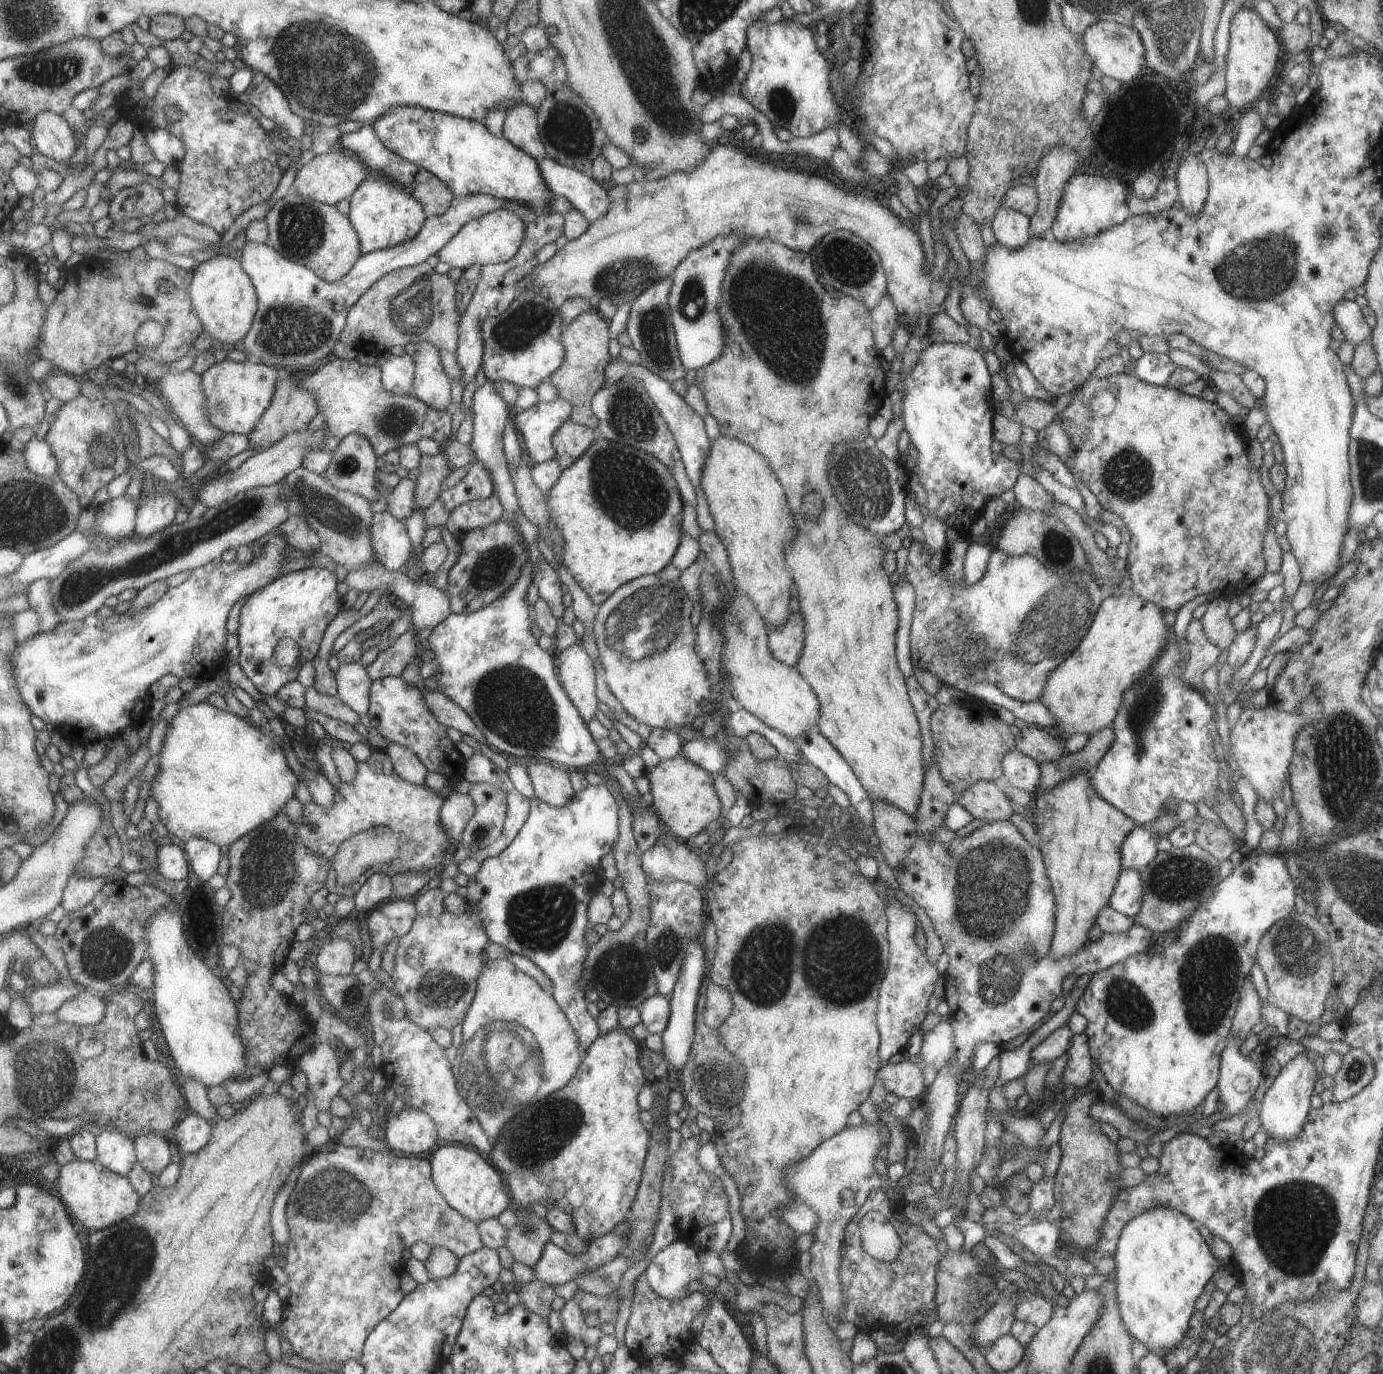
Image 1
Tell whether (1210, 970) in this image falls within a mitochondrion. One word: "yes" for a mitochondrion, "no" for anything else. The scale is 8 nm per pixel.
yes

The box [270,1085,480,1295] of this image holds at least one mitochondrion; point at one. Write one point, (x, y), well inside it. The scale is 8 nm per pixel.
(339, 1199)

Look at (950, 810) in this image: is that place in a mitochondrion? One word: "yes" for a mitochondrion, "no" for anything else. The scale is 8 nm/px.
no

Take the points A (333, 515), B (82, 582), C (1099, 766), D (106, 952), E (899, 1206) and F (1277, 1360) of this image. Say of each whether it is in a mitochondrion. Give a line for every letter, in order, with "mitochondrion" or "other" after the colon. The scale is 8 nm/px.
A: mitochondrion
B: mitochondrion
C: other
D: mitochondrion
E: other
F: mitochondrion

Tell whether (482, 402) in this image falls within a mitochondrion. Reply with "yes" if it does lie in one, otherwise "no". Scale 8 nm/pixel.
no

